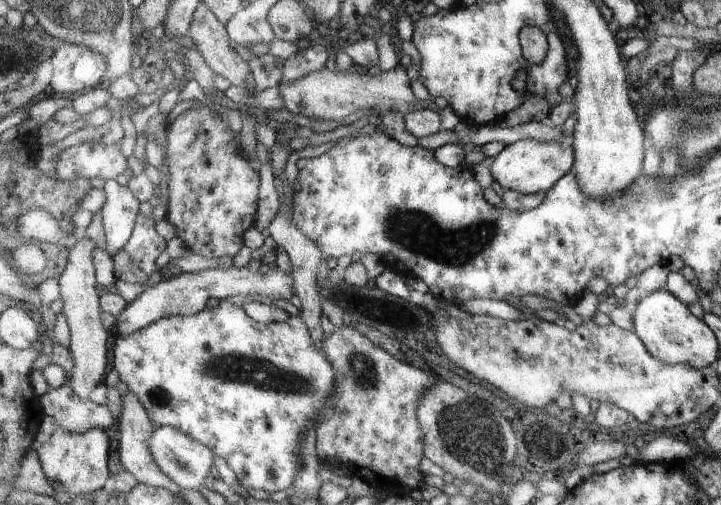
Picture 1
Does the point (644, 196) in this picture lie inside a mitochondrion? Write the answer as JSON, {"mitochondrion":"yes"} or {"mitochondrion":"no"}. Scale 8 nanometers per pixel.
{"mitochondrion":"yes"}

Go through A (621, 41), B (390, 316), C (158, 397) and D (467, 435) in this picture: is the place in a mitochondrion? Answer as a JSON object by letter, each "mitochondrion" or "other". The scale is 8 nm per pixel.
{"A":"other","B":"other","C":"other","D":"mitochondrion"}

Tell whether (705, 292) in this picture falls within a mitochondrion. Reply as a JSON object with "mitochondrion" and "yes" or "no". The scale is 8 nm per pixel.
{"mitochondrion":"no"}

